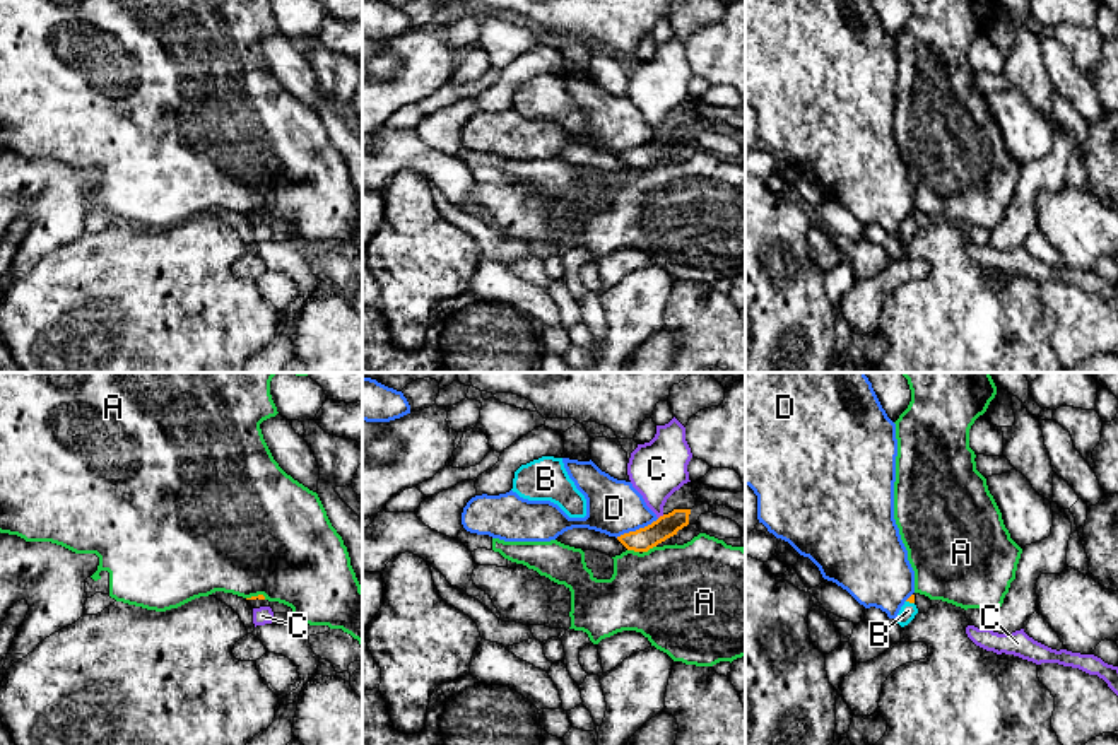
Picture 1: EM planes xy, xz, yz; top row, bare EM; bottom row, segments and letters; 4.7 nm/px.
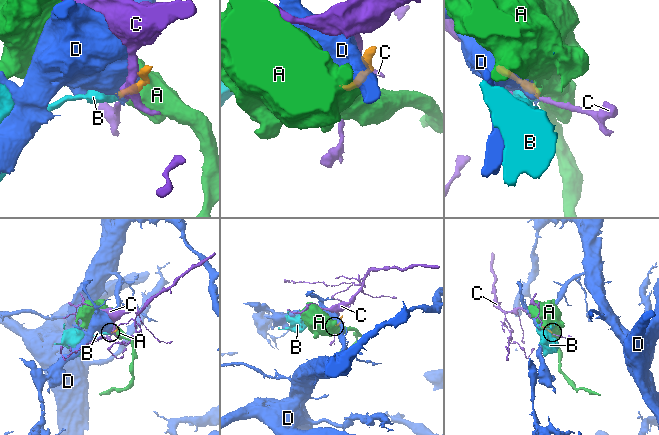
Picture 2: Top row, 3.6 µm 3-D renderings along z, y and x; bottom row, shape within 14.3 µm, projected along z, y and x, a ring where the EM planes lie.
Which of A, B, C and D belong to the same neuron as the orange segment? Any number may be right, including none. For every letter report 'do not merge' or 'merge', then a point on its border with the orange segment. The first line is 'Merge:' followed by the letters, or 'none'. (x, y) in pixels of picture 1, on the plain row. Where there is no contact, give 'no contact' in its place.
Merge: B
A: do not merge; meets orange in xz at (648, 166)
B: merge; meets orange in yz at (910, 219)
C: do not merge; meets orange in xz at (660, 134)
D: do not merge; meets orange in xz at (636, 147)

